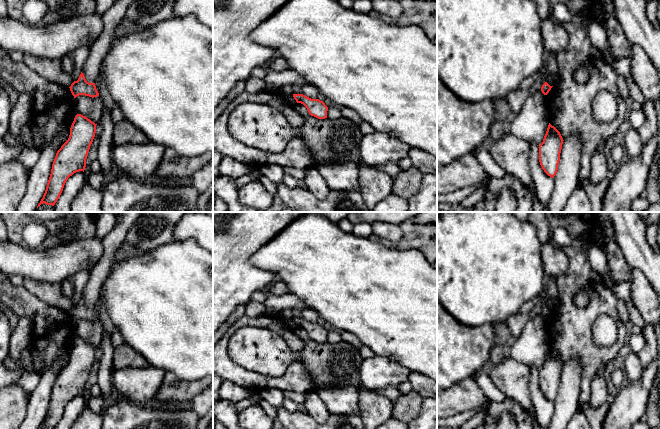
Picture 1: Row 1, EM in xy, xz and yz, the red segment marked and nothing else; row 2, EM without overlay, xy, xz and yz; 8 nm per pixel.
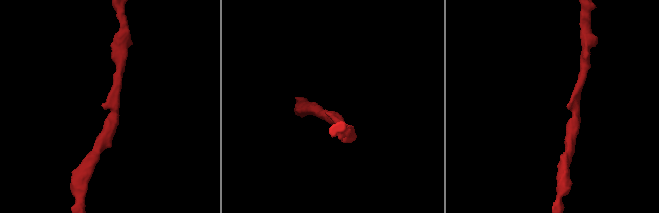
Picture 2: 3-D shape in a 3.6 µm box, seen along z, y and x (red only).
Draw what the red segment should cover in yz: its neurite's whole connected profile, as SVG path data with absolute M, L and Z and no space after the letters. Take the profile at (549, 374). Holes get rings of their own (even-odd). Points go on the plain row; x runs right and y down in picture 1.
M549 347L543 366L539 369L539 386L544 396L552 402L558 394L563 365L560 356Z

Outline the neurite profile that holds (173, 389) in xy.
M166 372L162 385L153 399L163 402L187 402L208 388L213 378L204 377L195 381L184 381L173 372Z

